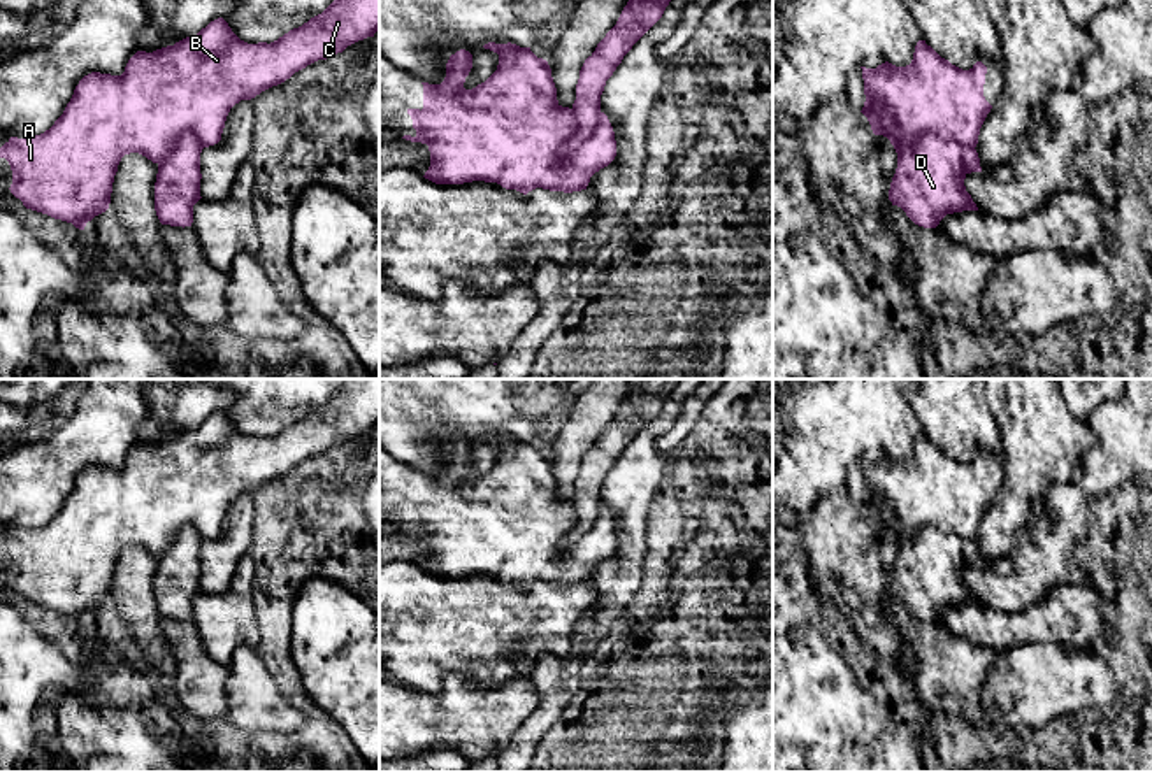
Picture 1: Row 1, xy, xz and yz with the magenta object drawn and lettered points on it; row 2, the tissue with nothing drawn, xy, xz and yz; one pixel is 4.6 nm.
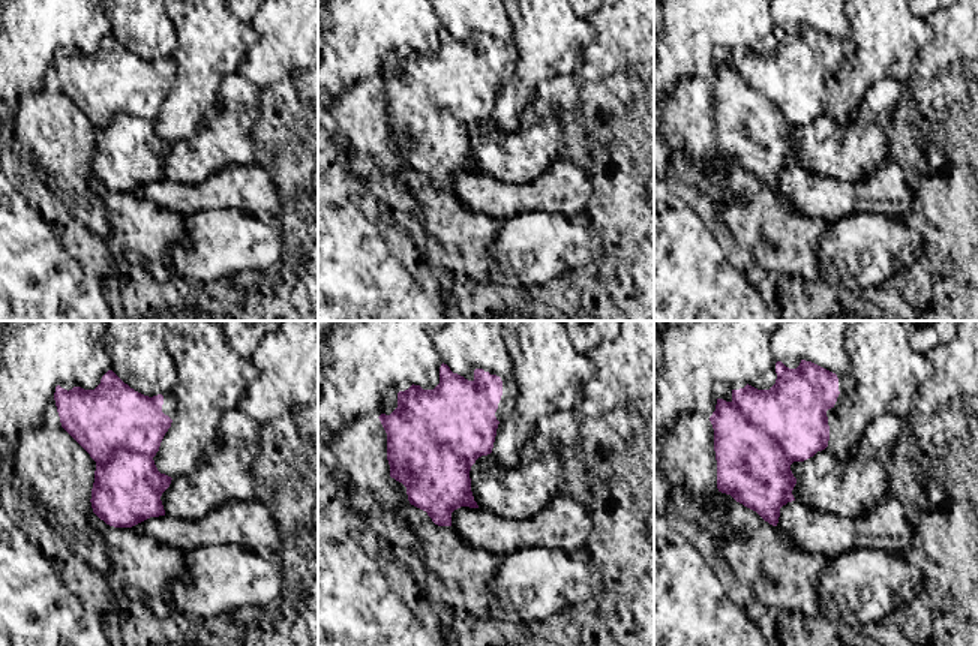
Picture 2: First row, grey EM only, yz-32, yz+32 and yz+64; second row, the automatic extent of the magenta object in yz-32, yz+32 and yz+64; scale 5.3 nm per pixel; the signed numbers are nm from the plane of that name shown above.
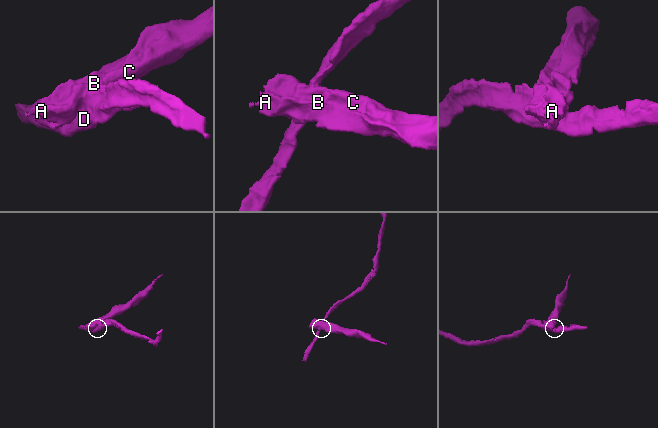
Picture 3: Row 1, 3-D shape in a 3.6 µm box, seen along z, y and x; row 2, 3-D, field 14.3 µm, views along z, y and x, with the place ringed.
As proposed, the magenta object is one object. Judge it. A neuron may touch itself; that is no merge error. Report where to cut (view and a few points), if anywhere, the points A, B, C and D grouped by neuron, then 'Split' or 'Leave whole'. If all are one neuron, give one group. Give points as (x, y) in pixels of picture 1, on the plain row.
Split along yz (866, 493), (892, 511), (908, 534), (933, 527), (973, 541). Groups: A B C / D. Split

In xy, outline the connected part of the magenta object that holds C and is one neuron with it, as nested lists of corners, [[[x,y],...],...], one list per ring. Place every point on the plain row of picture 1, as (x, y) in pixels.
[[[349,379],[321,407],[270,437],[248,437],[232,425],[223,411],[218,411],[197,428],[186,430],[174,439],[153,446],[137,444],[121,468],[100,465],[84,468],[63,507],[49,523],[33,530],[11,530],[0,540],[0,551],[5,551],[12,563],[9,583],[26,602],[84,623],[88,614],[109,602],[114,568],[125,547],[139,546],[153,556],[160,556],[170,547],[183,526],[195,528],[204,540],[214,539],[221,533],[227,509],[235,497],[255,491],[307,458],[342,446],[348,439],[374,430],[376,425],[379,425],[379,379]]]

